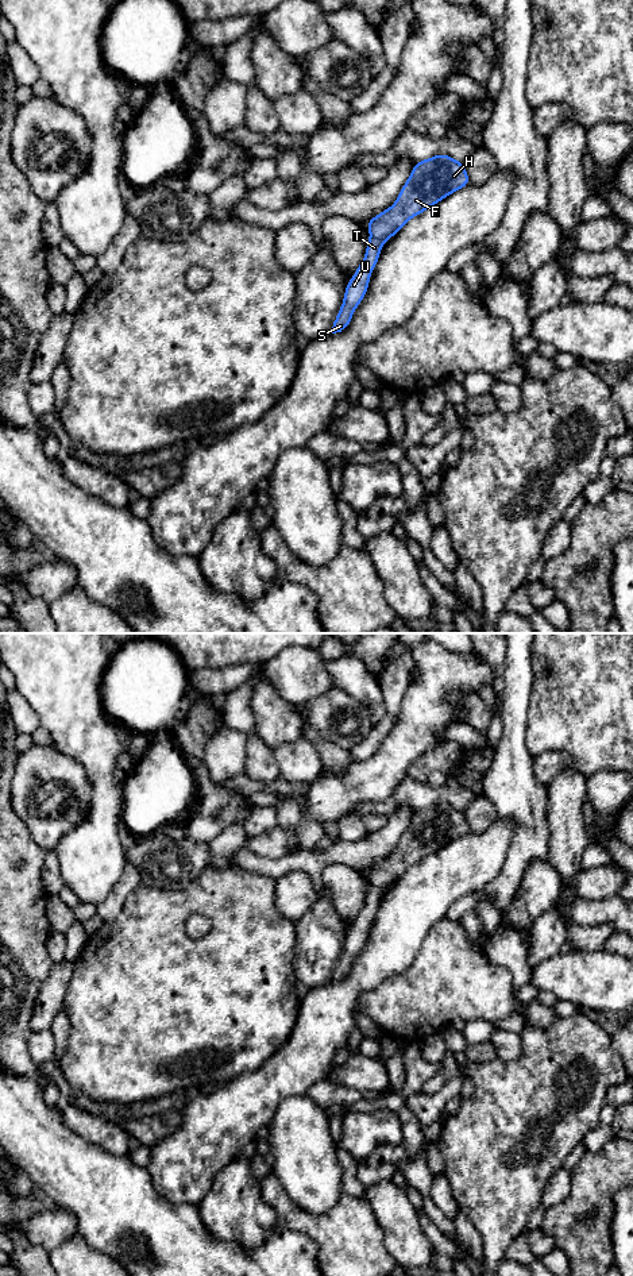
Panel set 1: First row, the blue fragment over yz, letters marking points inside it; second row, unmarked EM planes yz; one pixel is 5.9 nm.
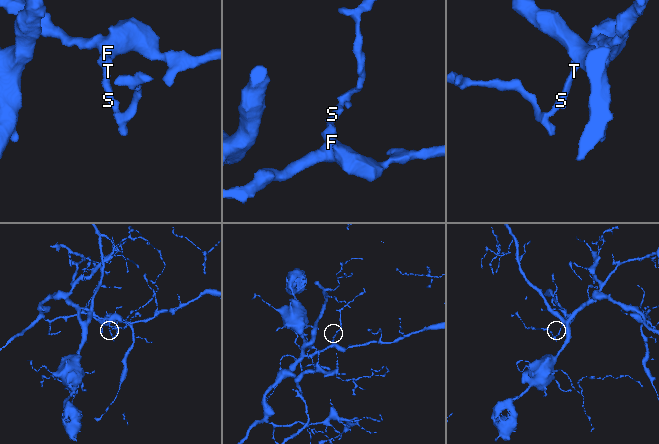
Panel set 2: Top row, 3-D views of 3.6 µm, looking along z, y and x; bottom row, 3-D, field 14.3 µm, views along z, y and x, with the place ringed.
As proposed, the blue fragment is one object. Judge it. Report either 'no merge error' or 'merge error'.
no merge error

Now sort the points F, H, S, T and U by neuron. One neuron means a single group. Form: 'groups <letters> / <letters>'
groups F H S T U

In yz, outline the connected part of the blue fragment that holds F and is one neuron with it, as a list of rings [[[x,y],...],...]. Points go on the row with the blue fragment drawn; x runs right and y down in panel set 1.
[[[437,154],[414,163],[395,203],[366,221],[370,230],[366,255],[354,277],[347,282],[344,300],[331,334],[341,332],[350,325],[356,307],[366,296],[370,275],[379,259],[382,244],[393,238],[409,219],[418,216],[468,184],[471,182],[464,163],[447,154]]]

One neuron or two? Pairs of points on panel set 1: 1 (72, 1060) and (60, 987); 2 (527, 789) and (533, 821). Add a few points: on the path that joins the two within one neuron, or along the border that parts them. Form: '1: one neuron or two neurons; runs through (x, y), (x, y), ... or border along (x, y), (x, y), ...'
1: two neurons; border along (70, 974), (70, 982), (62, 1005)
2: one neuron; runs through (527, 797), (529, 813)

